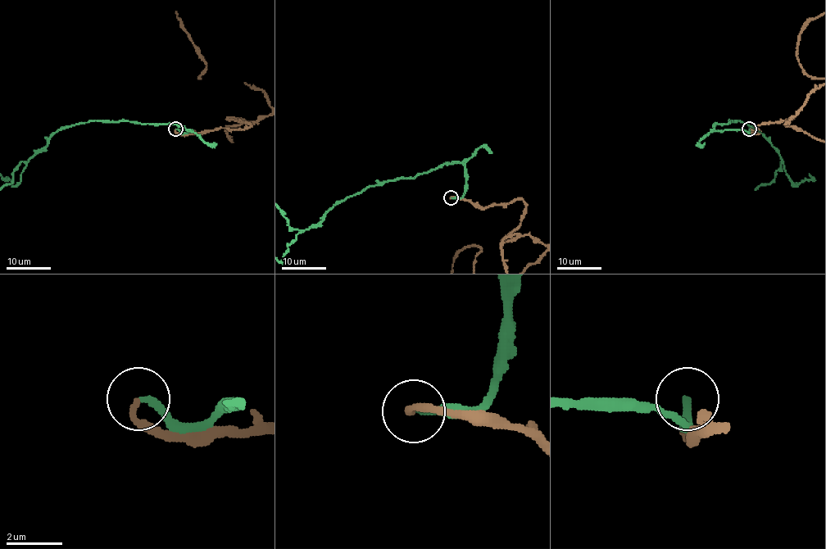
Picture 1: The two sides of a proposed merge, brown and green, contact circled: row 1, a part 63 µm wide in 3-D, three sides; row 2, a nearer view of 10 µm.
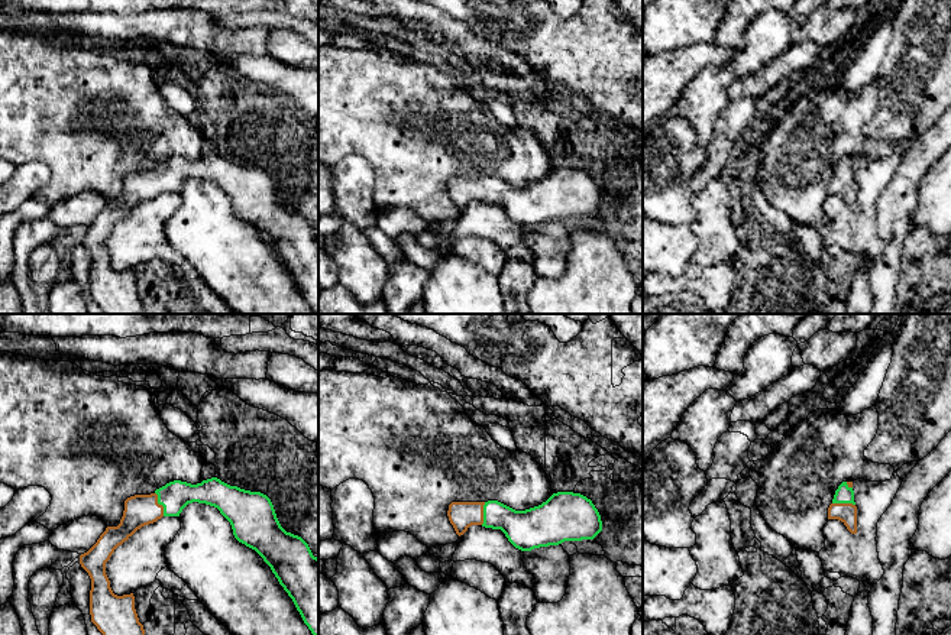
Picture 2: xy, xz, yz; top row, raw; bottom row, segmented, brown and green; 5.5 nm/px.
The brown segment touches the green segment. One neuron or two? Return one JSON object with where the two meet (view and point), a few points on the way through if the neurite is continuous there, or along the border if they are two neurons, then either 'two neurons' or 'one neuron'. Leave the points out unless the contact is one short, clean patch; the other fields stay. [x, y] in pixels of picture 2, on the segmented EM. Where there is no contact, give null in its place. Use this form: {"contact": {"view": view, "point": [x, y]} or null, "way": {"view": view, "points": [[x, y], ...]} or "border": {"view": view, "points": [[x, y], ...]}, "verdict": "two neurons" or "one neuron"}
{"contact": {"view": "xy", "point": [158, 504]}, "verdict": "one neuron"}

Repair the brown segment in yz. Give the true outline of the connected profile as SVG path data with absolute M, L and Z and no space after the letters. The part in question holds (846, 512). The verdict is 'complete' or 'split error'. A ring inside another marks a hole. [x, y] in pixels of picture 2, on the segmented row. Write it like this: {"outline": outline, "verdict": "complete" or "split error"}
{"outline": "M842 482L835 490L832 503L828 508L828 519L841 521L851 534L857 534L857 506L853 482Z", "verdict": "split error"}

